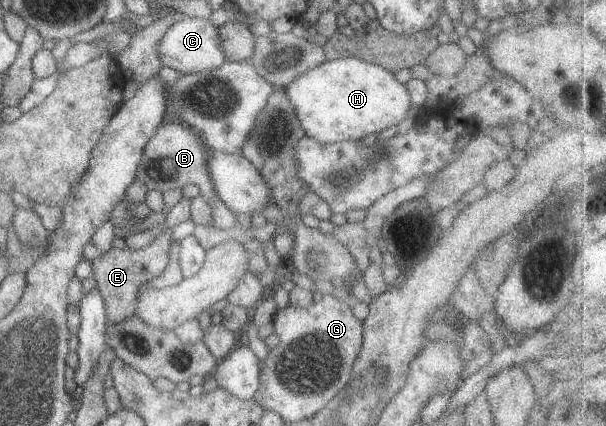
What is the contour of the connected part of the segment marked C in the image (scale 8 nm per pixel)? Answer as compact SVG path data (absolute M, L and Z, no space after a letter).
M182 17L168 27L156 45L161 66L168 66L182 75L218 68L224 61L217 30L208 19Z

